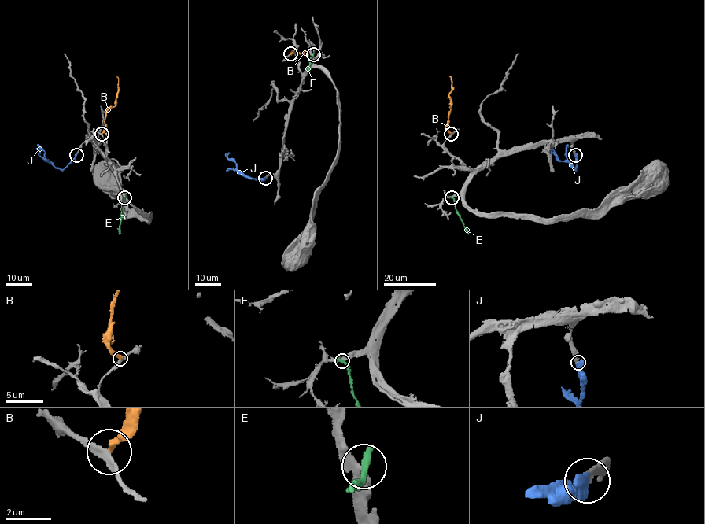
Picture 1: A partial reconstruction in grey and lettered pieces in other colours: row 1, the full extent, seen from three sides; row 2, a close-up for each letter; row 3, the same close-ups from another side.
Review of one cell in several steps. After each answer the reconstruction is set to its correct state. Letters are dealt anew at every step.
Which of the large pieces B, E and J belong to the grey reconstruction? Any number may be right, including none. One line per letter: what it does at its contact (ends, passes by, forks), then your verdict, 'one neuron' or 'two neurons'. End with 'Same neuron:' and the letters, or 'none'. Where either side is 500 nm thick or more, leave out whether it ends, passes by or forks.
B: it ends | two neurons
E: it ends | two neurons
J: one neuron
Same neuron: J

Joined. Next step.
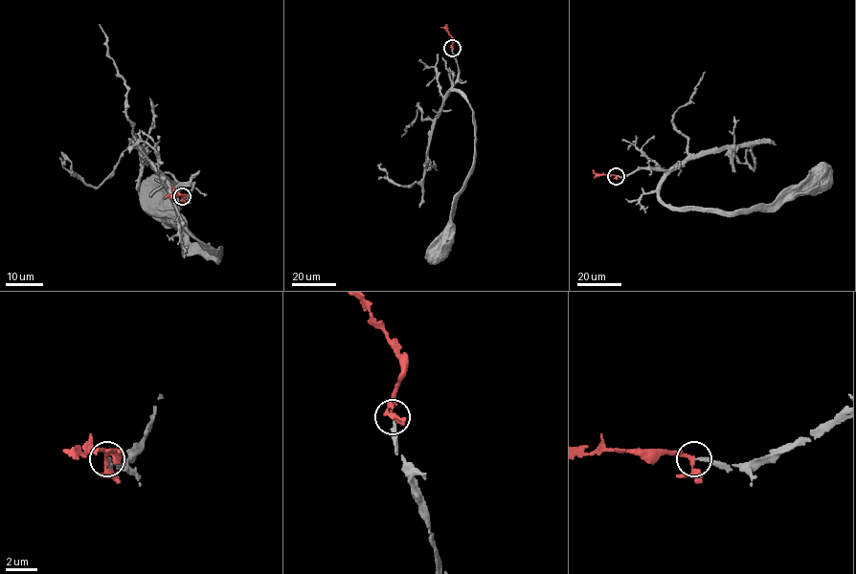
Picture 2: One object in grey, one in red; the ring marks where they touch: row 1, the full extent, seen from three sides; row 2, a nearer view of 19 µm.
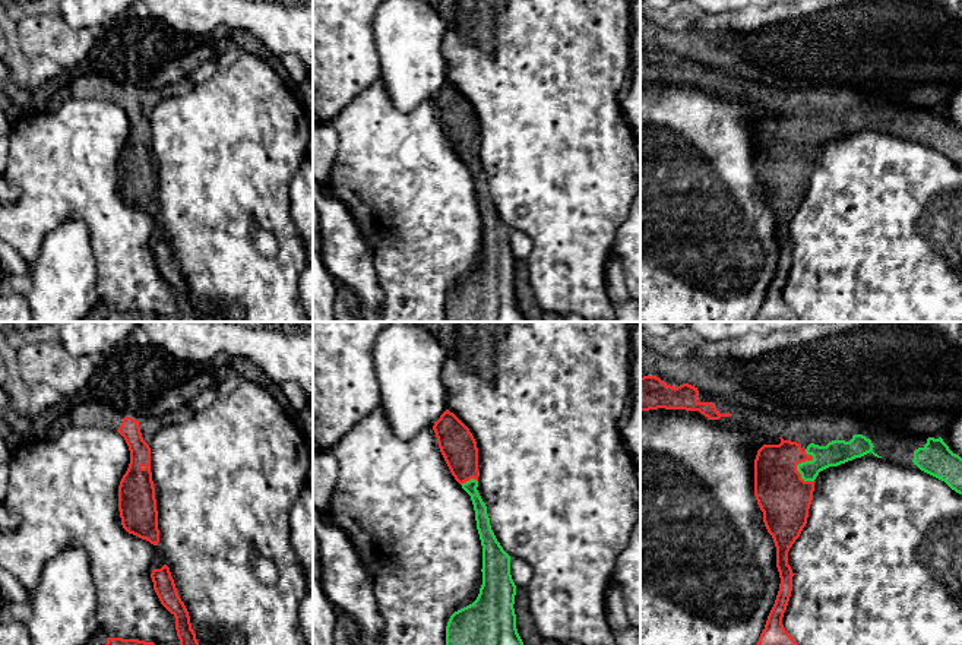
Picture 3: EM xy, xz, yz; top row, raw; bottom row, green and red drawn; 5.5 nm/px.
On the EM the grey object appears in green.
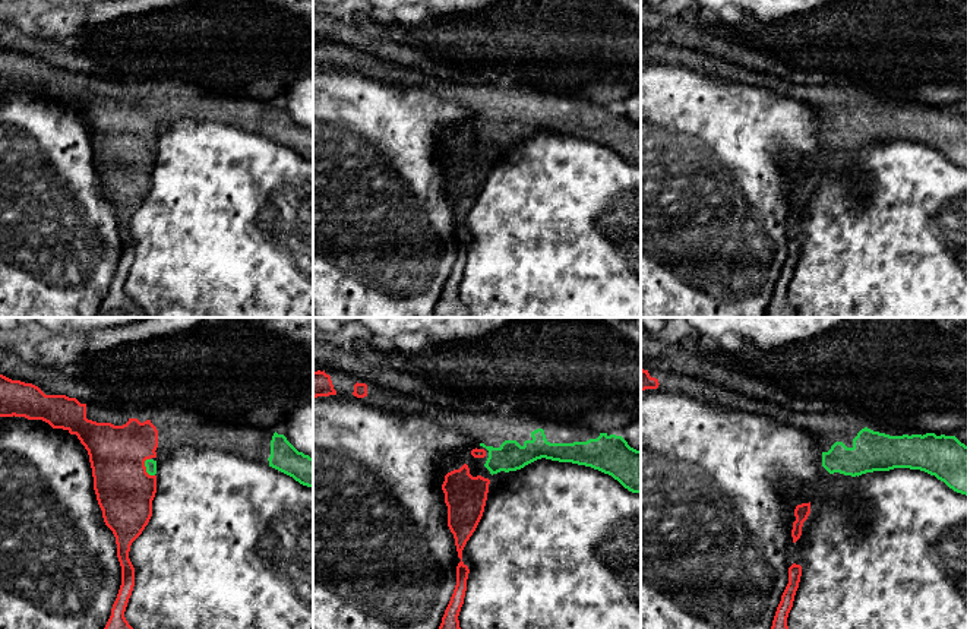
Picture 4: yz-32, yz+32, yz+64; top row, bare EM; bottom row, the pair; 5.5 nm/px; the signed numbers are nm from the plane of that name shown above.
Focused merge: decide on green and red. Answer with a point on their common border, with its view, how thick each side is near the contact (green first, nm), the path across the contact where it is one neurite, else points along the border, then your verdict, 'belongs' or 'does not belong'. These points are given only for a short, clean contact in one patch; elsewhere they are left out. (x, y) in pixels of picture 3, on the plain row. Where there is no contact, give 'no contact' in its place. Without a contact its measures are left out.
yz (797, 138) | 140/280 nm | across yz (836, 125), (797, 138), (784, 151), (784, 170) | belongs

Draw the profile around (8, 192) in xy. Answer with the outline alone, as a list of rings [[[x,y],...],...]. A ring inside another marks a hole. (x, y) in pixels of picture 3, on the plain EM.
[[[0,174],[0,203],[16,202],[22,196],[22,190],[10,184],[3,174]]]

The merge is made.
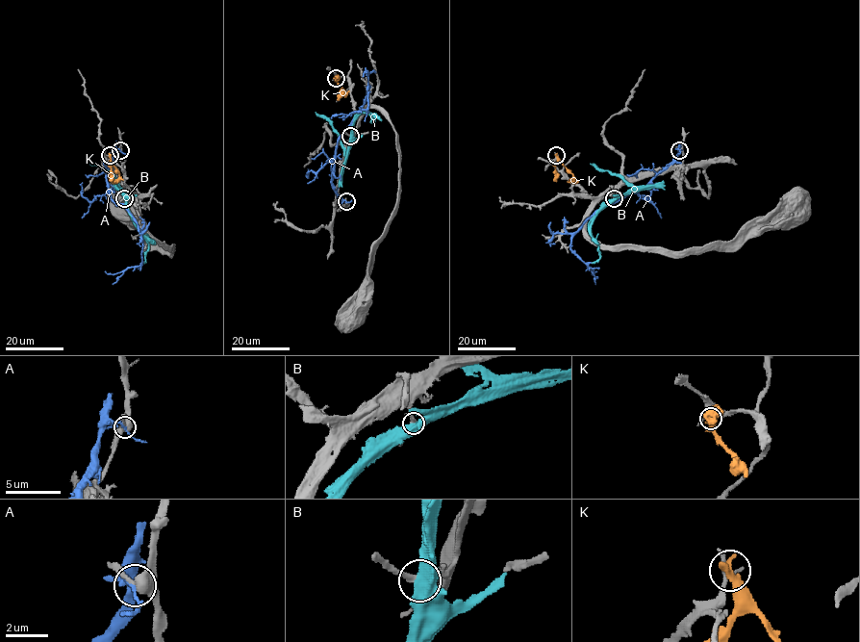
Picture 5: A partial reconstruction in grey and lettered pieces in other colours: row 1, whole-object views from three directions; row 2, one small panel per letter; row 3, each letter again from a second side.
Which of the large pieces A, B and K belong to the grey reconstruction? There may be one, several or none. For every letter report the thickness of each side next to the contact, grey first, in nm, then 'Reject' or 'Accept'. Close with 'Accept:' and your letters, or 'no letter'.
A: Thickness 400 nm (grey) against 160 nm. Reject
B: Thickness 240 nm (grey) against 500 nm. Reject
K: Thickness 260 nm (grey) against 480 nm. Reject
Accept: no letter

